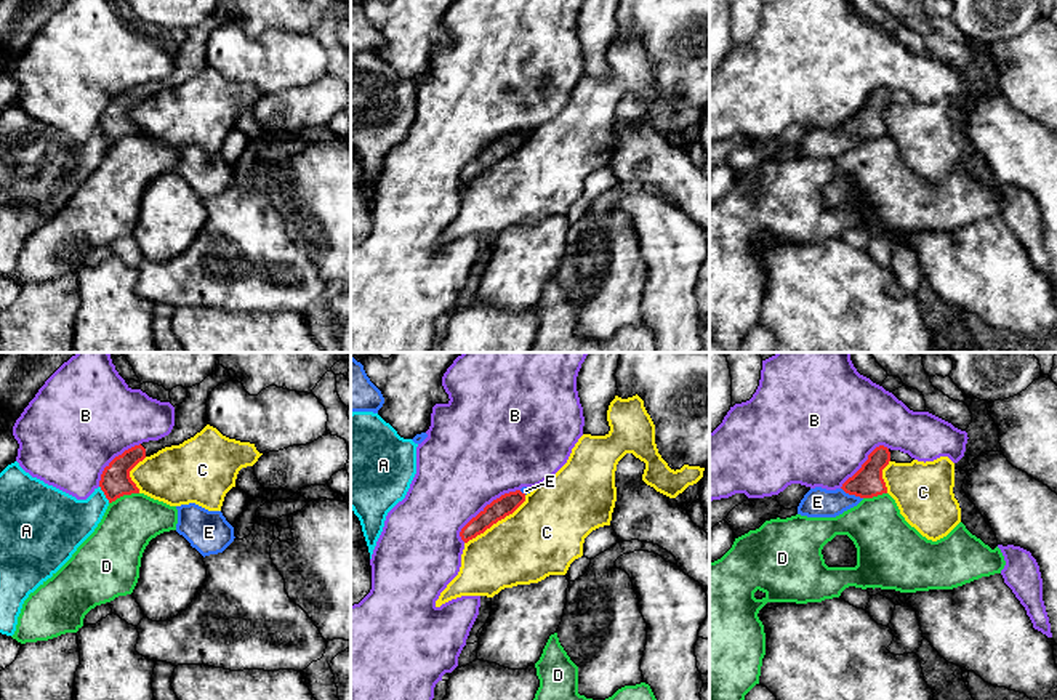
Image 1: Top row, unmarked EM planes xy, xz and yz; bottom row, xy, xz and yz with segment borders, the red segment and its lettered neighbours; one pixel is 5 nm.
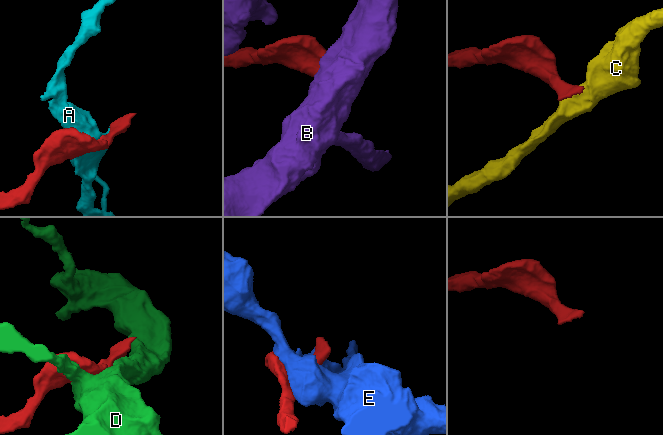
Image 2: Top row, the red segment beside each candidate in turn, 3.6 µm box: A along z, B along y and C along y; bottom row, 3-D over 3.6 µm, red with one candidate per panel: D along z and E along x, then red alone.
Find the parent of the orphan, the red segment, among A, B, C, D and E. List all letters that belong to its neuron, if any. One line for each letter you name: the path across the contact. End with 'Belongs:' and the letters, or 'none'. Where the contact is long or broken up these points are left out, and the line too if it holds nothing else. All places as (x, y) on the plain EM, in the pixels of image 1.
Belongs: none

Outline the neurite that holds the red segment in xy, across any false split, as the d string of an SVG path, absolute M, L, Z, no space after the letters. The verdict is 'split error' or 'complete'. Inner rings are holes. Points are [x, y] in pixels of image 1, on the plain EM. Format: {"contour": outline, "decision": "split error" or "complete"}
{"contour": "M218 5L216 11L200 26L187 29L187 38L175 46L175 67L171 74L159 82L143 83L115 98L102 112L99 128L109 144L123 136L139 135L139 130L130 119L130 112L146 98L171 86L179 86L194 78L207 66L207 40L210 34L231 22L229 11Z", "decision": "split error"}

